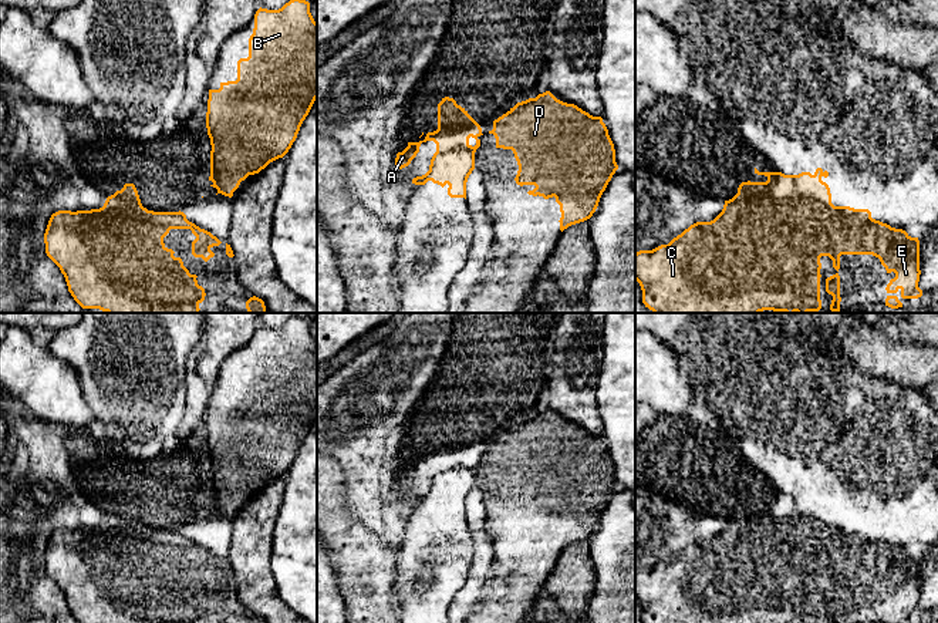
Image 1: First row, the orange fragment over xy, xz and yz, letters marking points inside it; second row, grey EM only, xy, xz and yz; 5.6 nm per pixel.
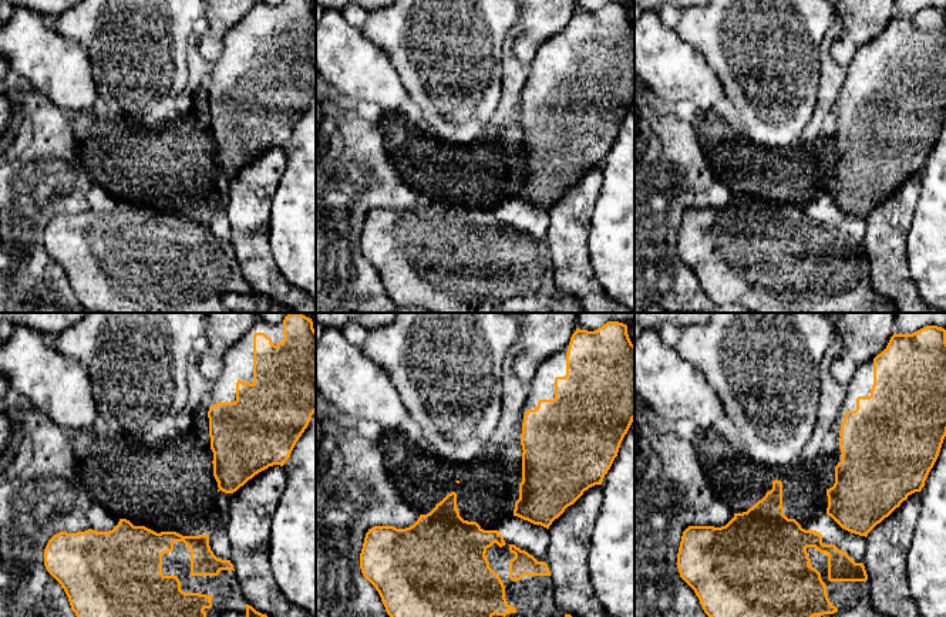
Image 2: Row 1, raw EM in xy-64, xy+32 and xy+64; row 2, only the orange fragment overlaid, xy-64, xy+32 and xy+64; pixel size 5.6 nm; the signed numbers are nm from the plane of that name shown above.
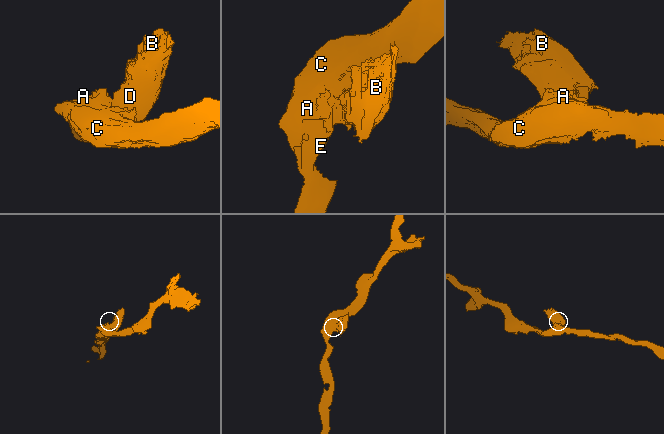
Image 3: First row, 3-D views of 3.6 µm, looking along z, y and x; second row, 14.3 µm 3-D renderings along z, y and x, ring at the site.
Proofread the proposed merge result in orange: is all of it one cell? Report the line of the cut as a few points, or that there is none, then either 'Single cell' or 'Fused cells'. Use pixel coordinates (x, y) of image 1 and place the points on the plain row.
No split. Single cell

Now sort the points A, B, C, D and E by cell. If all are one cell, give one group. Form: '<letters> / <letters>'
A B C D E

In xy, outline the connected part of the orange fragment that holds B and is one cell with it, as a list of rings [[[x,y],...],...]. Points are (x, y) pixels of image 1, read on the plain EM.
[[[293,317],[279,329],[259,327],[249,376],[237,380],[237,398],[209,408],[210,505],[232,516],[240,501],[283,476],[317,418],[317,341],[310,321]]]

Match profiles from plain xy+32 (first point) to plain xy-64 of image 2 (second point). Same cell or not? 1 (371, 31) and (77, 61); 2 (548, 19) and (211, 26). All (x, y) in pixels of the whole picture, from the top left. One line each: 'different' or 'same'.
1: different
2: same

